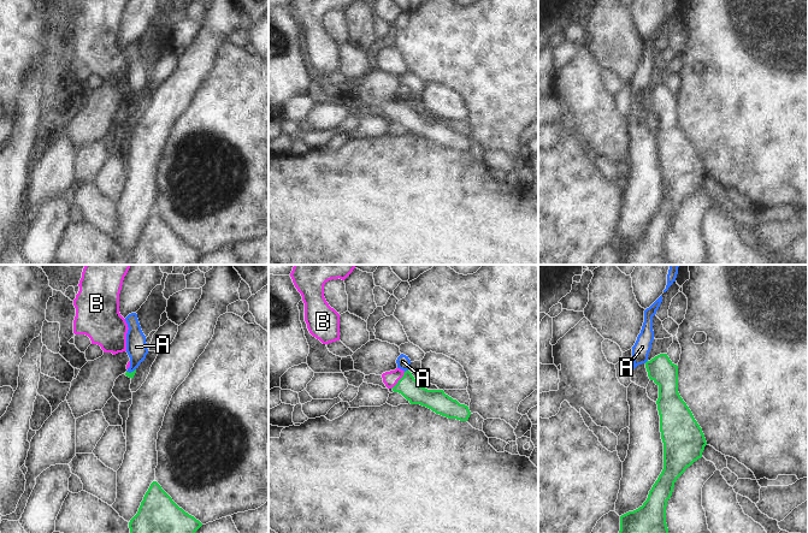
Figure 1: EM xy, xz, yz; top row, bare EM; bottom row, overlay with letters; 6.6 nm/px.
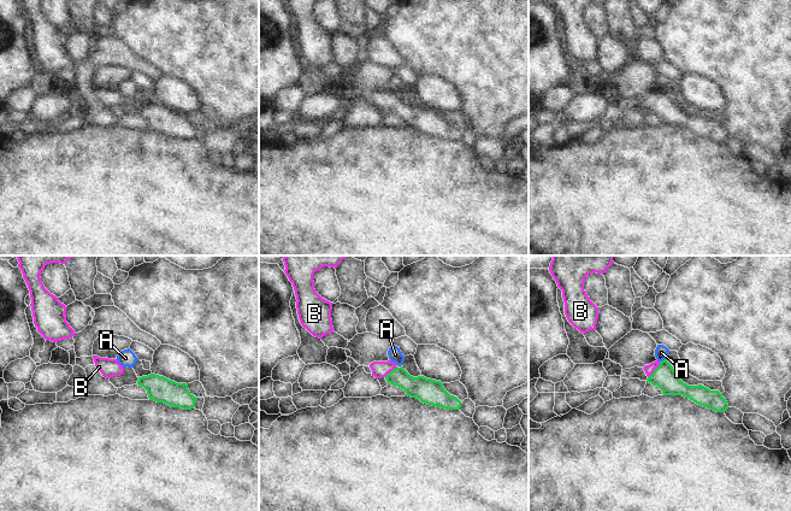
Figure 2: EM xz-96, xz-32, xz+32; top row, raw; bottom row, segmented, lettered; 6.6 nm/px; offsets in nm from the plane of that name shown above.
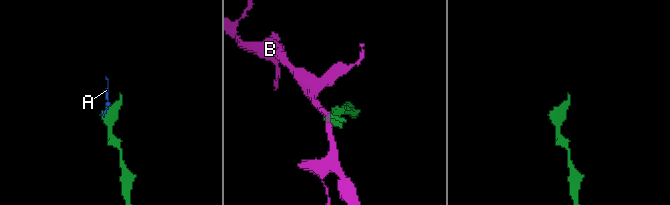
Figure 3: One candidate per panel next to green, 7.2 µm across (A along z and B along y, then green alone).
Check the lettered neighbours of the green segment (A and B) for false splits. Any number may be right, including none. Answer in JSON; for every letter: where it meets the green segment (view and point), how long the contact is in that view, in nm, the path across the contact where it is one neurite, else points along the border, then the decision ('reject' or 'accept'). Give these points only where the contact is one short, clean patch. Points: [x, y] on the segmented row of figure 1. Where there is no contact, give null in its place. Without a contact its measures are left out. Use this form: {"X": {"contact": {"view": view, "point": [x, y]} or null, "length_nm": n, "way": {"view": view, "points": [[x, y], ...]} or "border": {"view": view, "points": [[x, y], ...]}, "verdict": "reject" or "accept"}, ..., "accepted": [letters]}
{"A": {"contact": {"view": "xz", "point": [406, 371]}, "length_nm": 30, "border": {"view": "xz", "points": [[407, 369], [405, 372]]}, "verdict": "reject"}, "B": {"contact": {"view": "xz", "point": [399, 380]}, "length_nm": 150, "way": {"view": "xz", "points": [[407, 385], [399, 380], [390, 379]]}, "verdict": "accept"}, "accepted": ["B"]}

